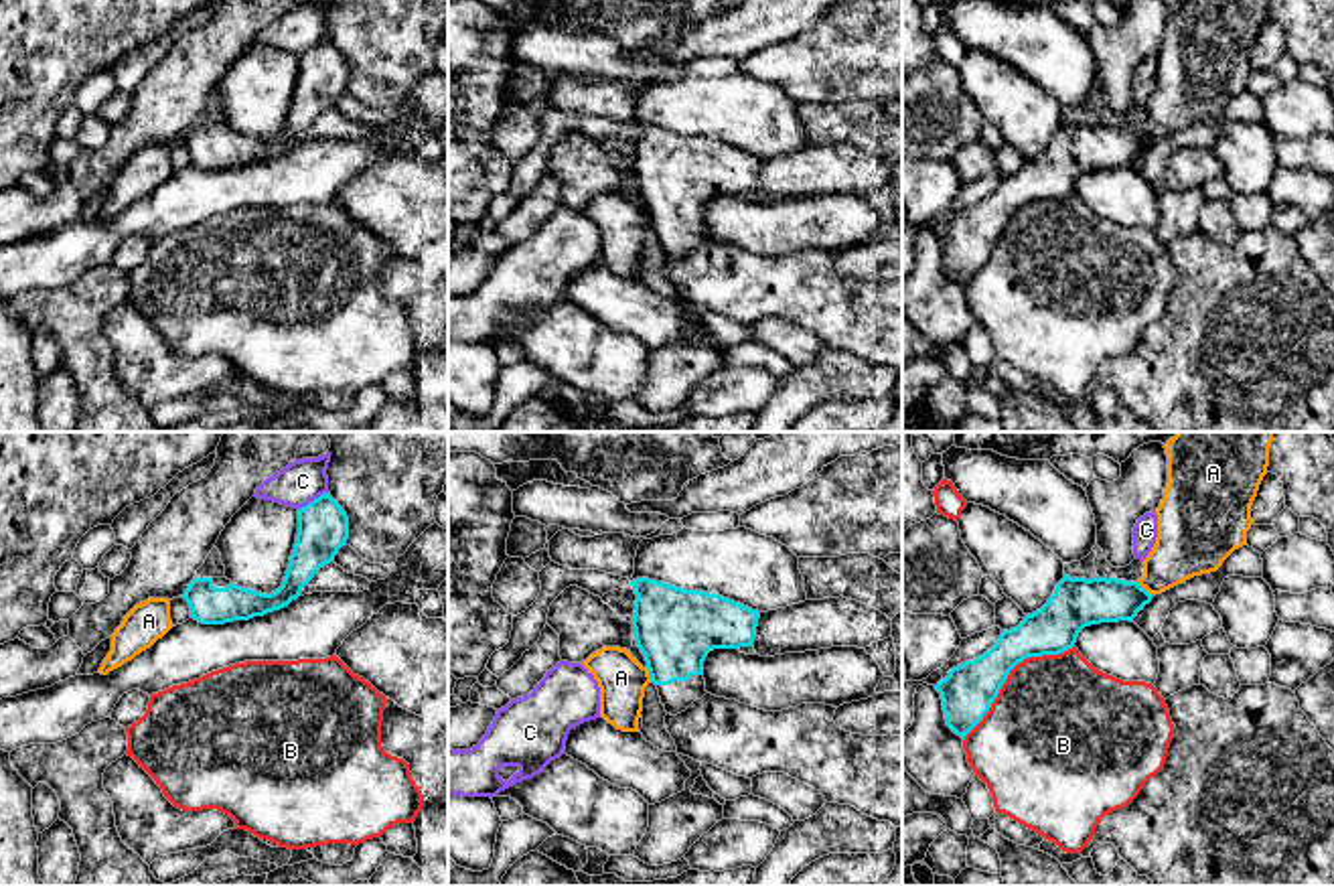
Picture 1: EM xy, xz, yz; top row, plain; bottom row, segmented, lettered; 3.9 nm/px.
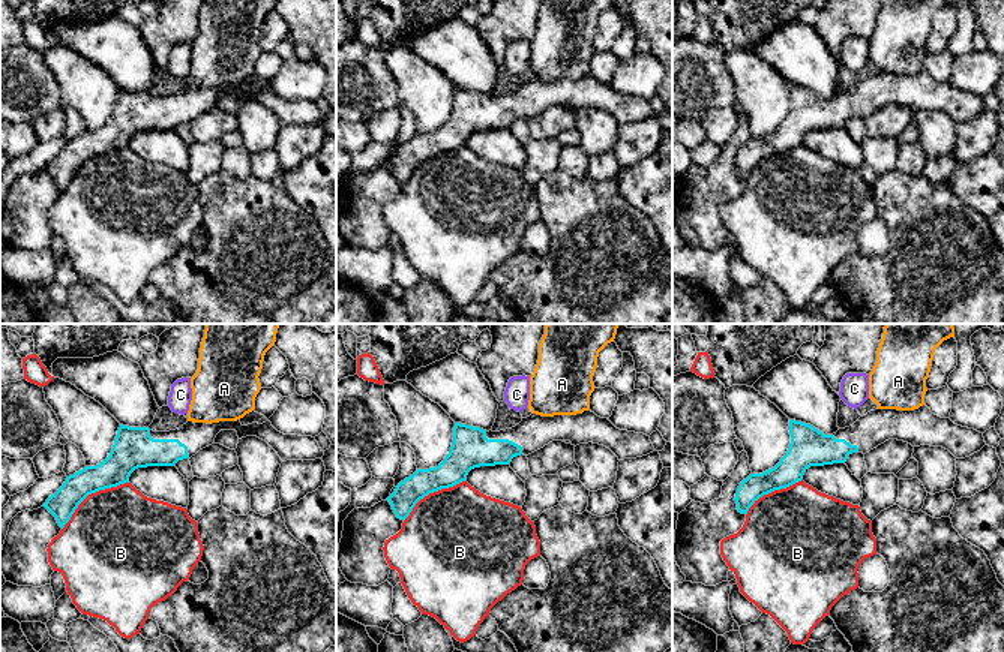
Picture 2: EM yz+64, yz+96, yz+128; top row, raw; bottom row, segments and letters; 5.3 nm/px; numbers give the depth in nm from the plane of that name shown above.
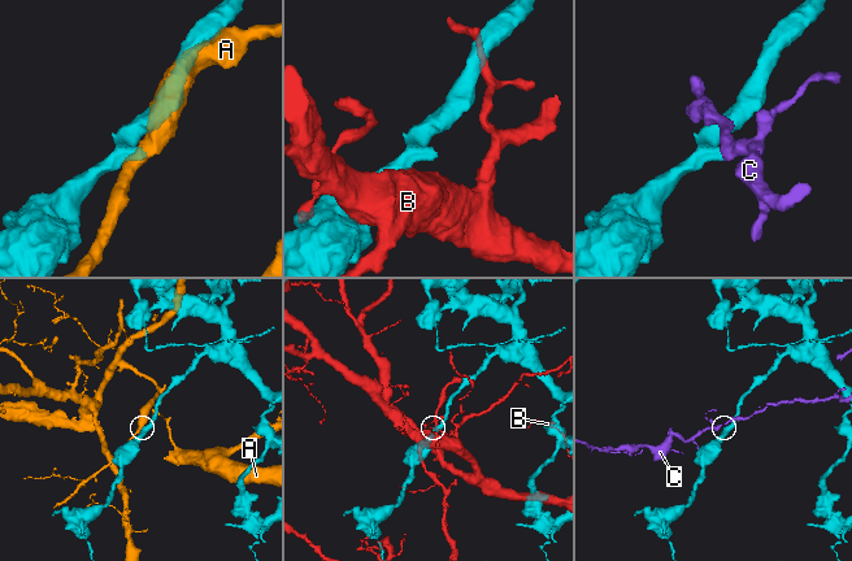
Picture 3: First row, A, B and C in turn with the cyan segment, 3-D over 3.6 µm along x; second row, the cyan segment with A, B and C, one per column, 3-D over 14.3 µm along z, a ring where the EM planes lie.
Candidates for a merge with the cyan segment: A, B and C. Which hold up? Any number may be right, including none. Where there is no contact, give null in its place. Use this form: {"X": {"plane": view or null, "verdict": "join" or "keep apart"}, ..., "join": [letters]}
{"A": {"plane": "yz", "verdict": "keep apart"}, "B": {"plane": "yz", "verdict": "keep apart"}, "C": {"plane": "xy", "verdict": "keep apart"}, "join": []}

